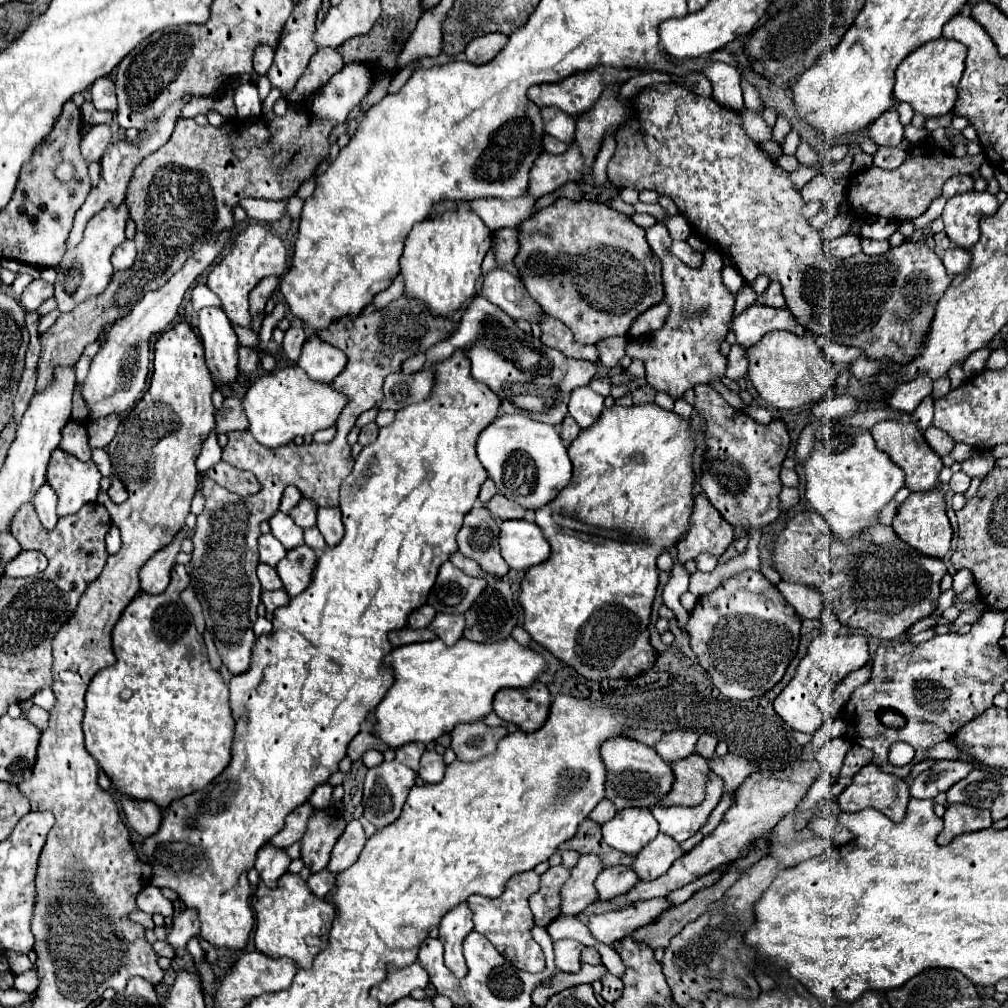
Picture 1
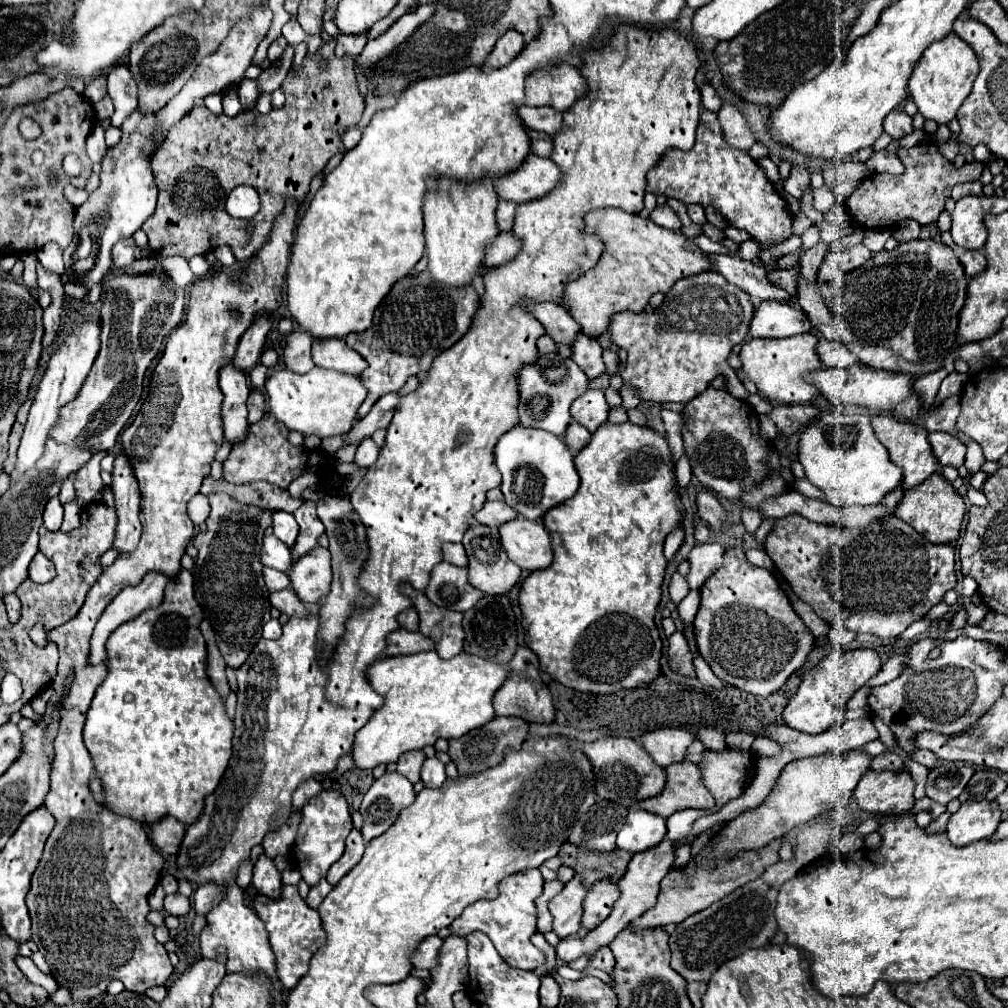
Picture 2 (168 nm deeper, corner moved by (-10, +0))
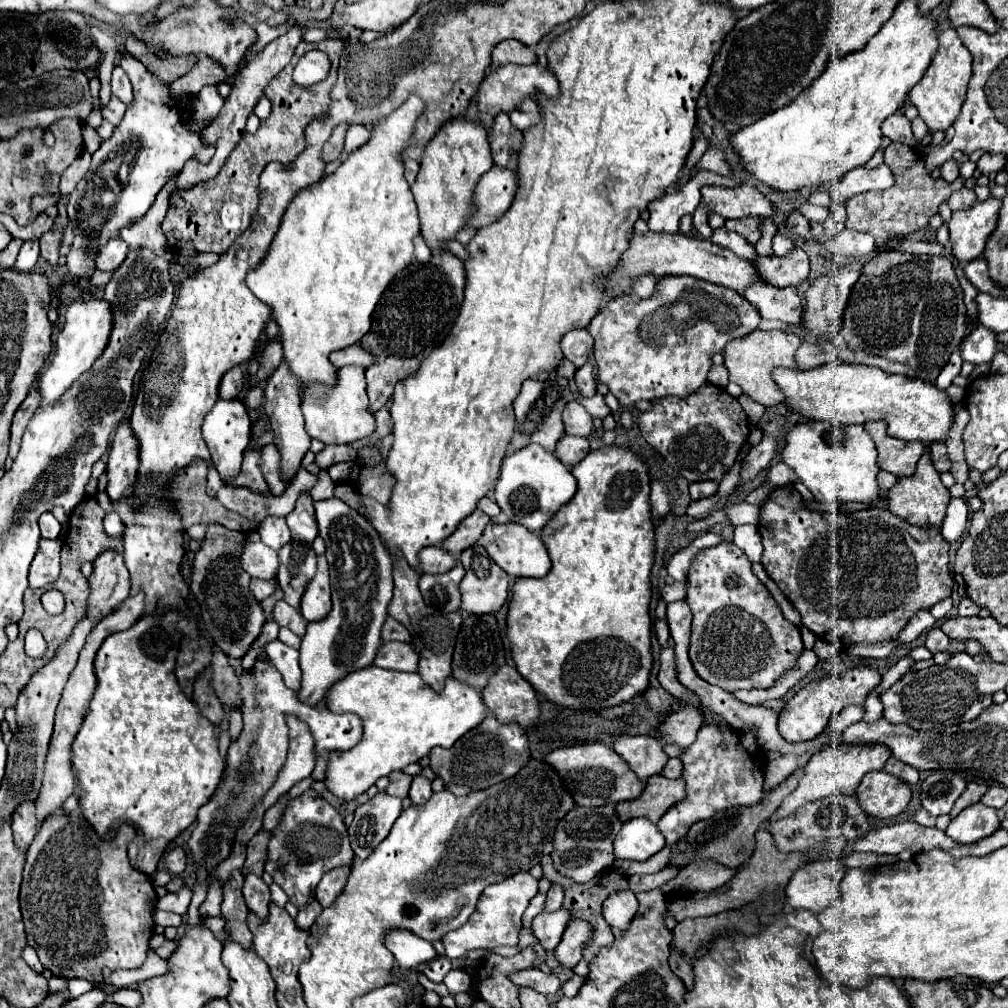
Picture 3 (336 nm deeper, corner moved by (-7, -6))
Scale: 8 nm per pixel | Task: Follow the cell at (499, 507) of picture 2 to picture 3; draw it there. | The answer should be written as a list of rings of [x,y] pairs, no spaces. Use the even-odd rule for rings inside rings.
[[[480,509],[472,511],[468,517],[464,517],[460,521],[456,531],[442,541],[440,547],[446,549],[452,555],[460,555],[464,549],[472,547],[482,537],[482,531],[484,531],[486,523],[490,523],[488,515],[484,515]]]

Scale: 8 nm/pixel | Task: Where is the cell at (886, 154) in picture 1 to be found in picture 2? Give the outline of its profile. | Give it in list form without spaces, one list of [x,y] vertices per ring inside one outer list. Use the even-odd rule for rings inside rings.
[[[877,151],[871,155],[871,159],[865,163],[871,173],[891,173],[891,175],[901,175],[903,173],[903,163],[893,151]]]

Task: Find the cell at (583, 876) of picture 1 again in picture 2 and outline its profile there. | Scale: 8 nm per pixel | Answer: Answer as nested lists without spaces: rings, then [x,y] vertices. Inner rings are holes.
[[[575,875],[559,893],[551,899],[551,913],[555,917],[553,931],[563,939],[569,935],[577,935],[581,929],[581,917],[583,917],[583,899],[587,895],[587,889],[583,885],[581,875]]]

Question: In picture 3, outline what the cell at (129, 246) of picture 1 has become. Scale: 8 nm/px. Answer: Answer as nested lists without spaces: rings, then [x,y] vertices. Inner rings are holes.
[[[116,237],[116,239],[110,239],[104,247],[100,247],[98,251],[98,257],[96,257],[96,269],[98,271],[116,271],[120,267],[120,263],[124,261],[128,253],[128,245]]]

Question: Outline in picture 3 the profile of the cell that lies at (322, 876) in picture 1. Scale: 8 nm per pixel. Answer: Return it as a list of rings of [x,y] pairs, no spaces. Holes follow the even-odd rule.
[[[312,899],[312,903],[308,903],[308,907],[300,909],[300,913],[298,913],[298,917],[296,917],[296,925],[298,925],[300,929],[308,931],[308,929],[312,927],[314,919],[320,915],[320,911],[322,911],[320,903],[318,903],[316,899]]]

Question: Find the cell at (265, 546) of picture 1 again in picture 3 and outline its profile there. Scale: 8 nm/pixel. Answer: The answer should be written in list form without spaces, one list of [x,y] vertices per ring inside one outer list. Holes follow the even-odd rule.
[[[262,541],[246,543],[240,555],[240,563],[244,571],[248,571],[252,577],[272,579],[278,567],[278,553],[268,545],[264,545]]]

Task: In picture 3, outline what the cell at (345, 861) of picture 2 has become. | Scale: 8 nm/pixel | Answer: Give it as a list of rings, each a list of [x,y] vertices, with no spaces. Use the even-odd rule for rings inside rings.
[[[338,867],[338,869],[332,869],[330,875],[324,875],[314,893],[316,901],[322,907],[330,907],[334,903],[334,899],[344,891],[348,875],[350,875],[350,867]]]

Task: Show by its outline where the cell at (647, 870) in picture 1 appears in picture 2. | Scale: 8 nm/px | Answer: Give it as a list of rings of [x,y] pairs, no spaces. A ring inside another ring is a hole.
[[[667,837],[659,845],[647,849],[643,853],[633,855],[633,859],[631,859],[631,863],[627,867],[627,873],[619,879],[621,897],[615,903],[611,915],[601,925],[597,925],[593,931],[589,931],[585,937],[567,937],[567,939],[561,939],[559,945],[555,947],[557,949],[557,957],[561,961],[569,963],[569,961],[575,961],[575,959],[579,959],[583,955],[595,953],[597,949],[609,945],[615,939],[615,935],[627,927],[627,921],[633,921],[633,917],[643,915],[647,909],[651,909],[655,905],[657,895],[659,895],[659,883],[669,873],[673,861],[675,861],[675,843],[669,841]]]

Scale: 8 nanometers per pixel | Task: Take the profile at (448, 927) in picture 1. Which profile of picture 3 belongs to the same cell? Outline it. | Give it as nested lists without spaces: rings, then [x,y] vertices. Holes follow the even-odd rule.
[[[436,957],[424,965],[424,975],[434,983],[442,983],[442,979],[450,969],[452,969],[452,963],[448,957]]]

